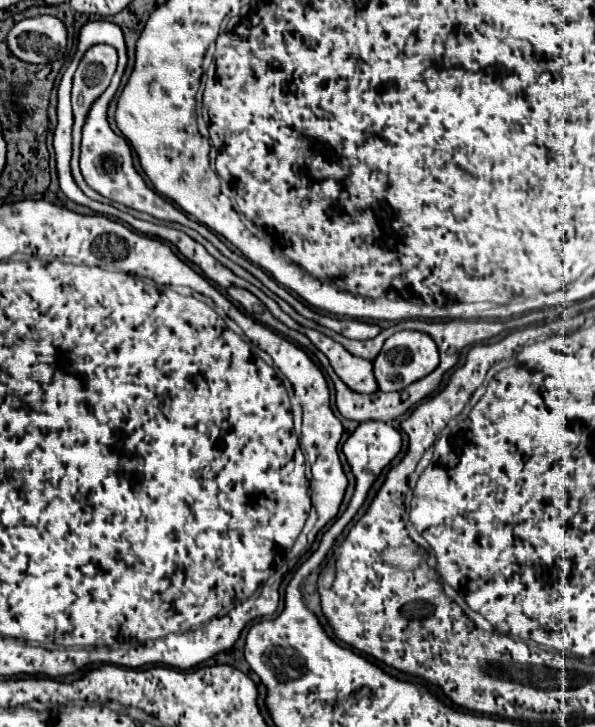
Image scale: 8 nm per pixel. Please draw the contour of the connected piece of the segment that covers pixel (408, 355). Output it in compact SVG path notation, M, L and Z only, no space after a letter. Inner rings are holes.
M402 330L390 336L374 360L374 376L382 392L404 390L412 382L428 376L438 366L438 348L428 334L416 330Z

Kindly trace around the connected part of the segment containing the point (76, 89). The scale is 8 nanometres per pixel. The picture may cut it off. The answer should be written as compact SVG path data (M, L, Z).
M108 44L92 46L78 64L72 82L72 108L74 108L74 126L76 132L82 132L84 116L92 106L92 100L108 88L112 74L116 70L116 48Z

